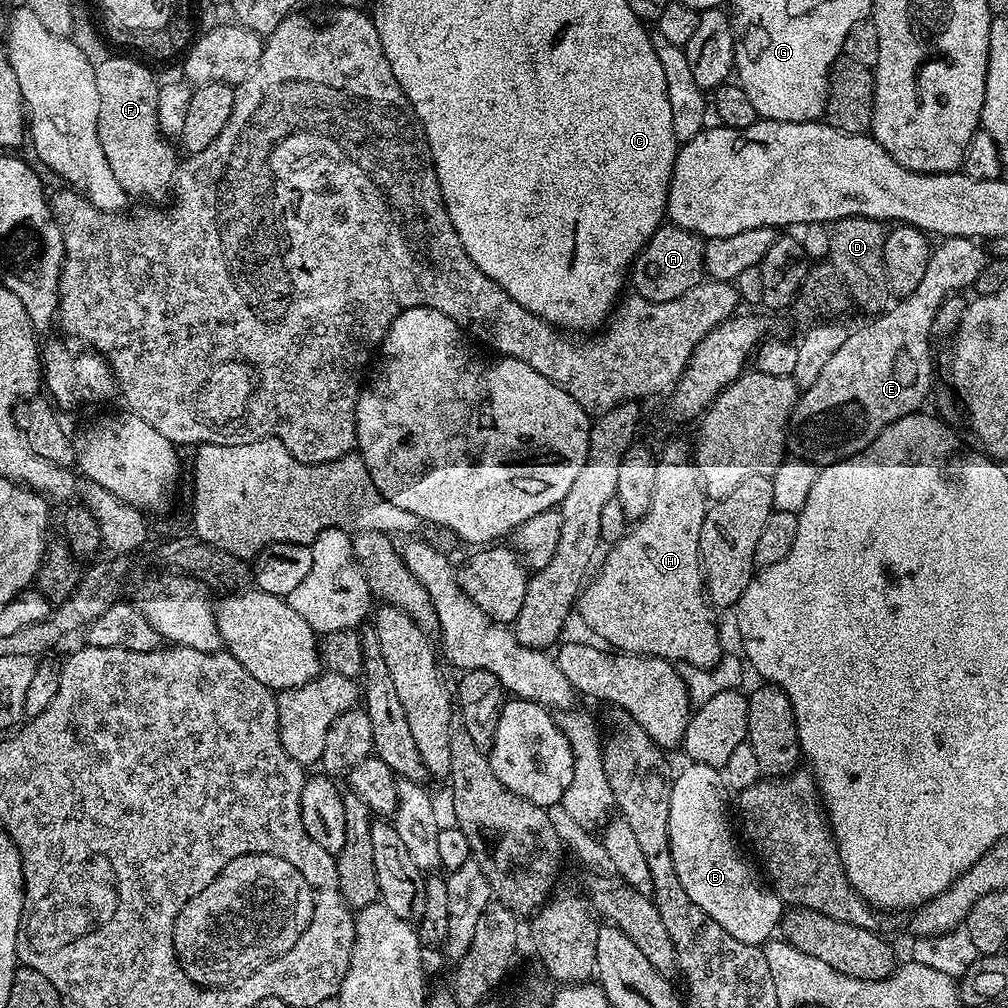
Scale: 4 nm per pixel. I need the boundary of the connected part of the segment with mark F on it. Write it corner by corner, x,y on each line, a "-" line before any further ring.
110,56
95,65
98,142
102,142
102,154
106,154
106,162
110,162
110,170
114,170
114,178
118,178
125,192
156,192
163,184
165,187
174,175
174,159
156,141
158,80
152,77
147,63
139,59
127,60
124,56

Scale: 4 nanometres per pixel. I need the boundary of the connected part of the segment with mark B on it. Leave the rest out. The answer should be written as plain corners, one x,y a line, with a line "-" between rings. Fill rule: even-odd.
697,764
687,765
677,774
676,780
671,781
672,793
670,802
670,818
668,819
668,836
674,849
676,873
680,875
682,886
694,904
714,918
720,926
725,928
734,938
747,944
763,946
773,939
782,915
782,901
775,891
763,879
756,877
756,872
740,857
740,848
732,837
732,828
728,825
728,808
724,805
724,796
720,793
722,776
717,769

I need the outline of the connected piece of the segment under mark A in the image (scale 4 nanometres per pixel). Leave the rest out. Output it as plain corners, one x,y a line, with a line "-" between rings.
662,226
648,240
648,247
644,250
642,258
634,264
634,276
636,272
636,288
639,299
648,300
652,304
658,302
670,302
694,285
705,279
704,247
705,241
696,232
689,228
677,228
675,226

